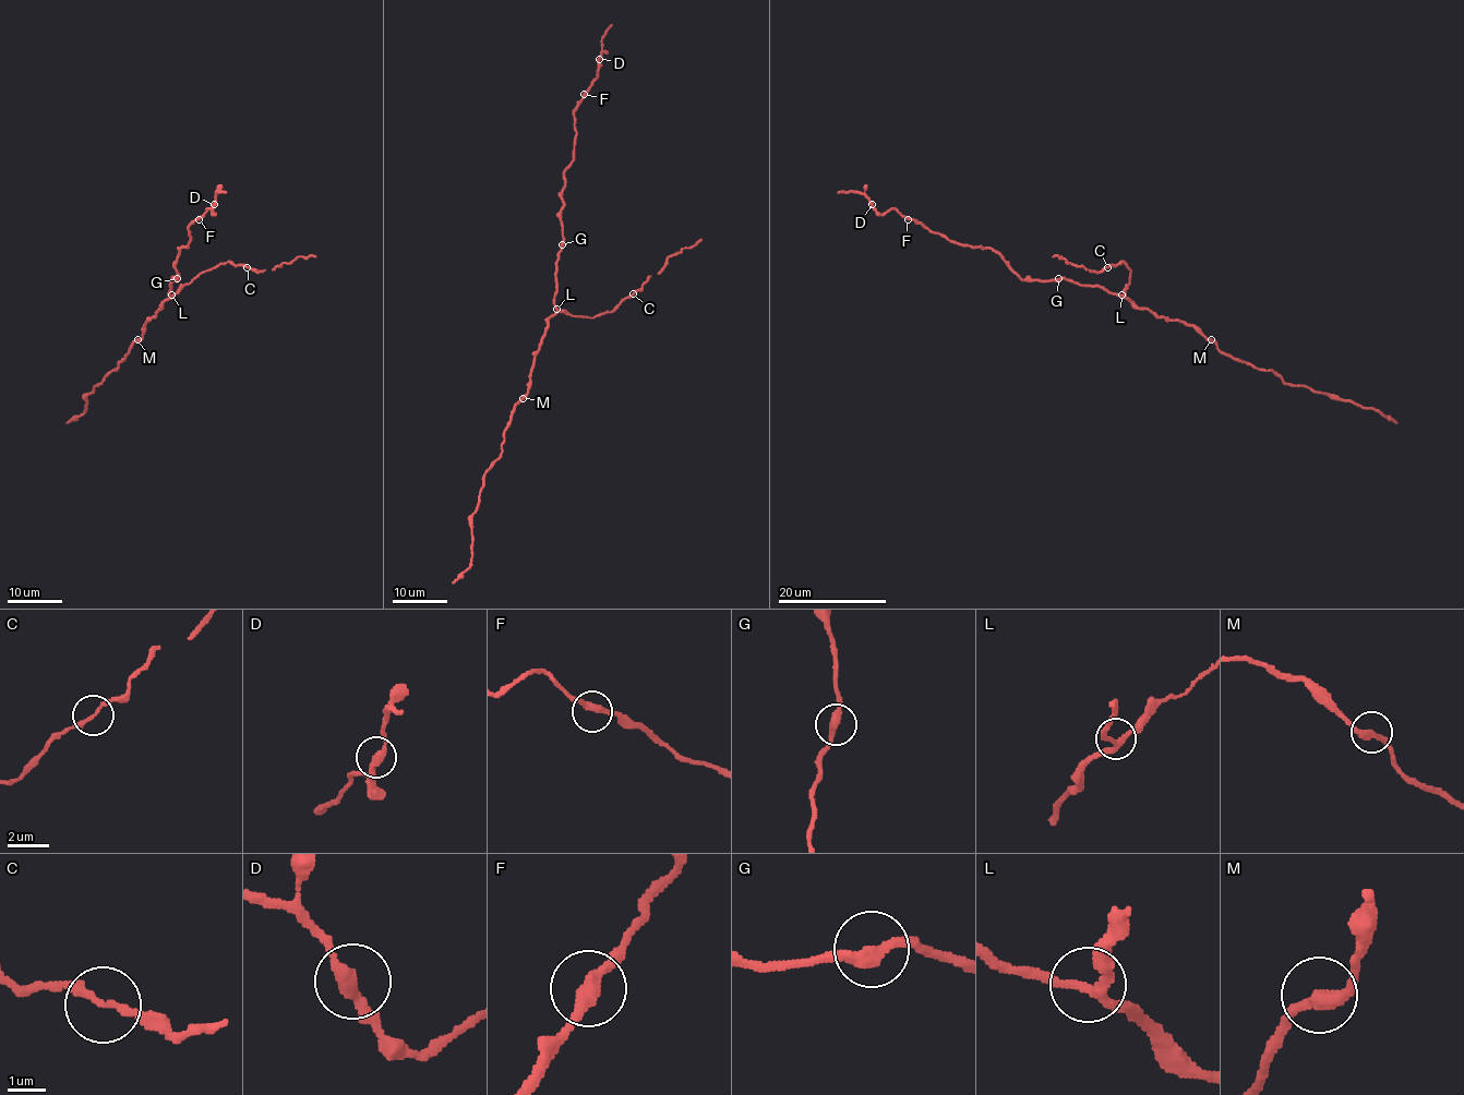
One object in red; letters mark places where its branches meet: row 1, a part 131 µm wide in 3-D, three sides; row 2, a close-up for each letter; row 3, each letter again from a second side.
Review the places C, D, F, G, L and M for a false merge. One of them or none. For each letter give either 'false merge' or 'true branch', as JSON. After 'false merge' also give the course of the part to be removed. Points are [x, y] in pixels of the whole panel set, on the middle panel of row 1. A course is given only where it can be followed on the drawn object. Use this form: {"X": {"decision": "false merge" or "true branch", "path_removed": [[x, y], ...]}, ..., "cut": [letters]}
{"C": {"decision": "true branch"}, "D": {"decision": "true branch"}, "F": {"decision": "true branch"}, "G": {"decision": "true branch"}, "L": {"decision": "true branch"}, "M": {"decision": "true branch"}, "cut": []}

